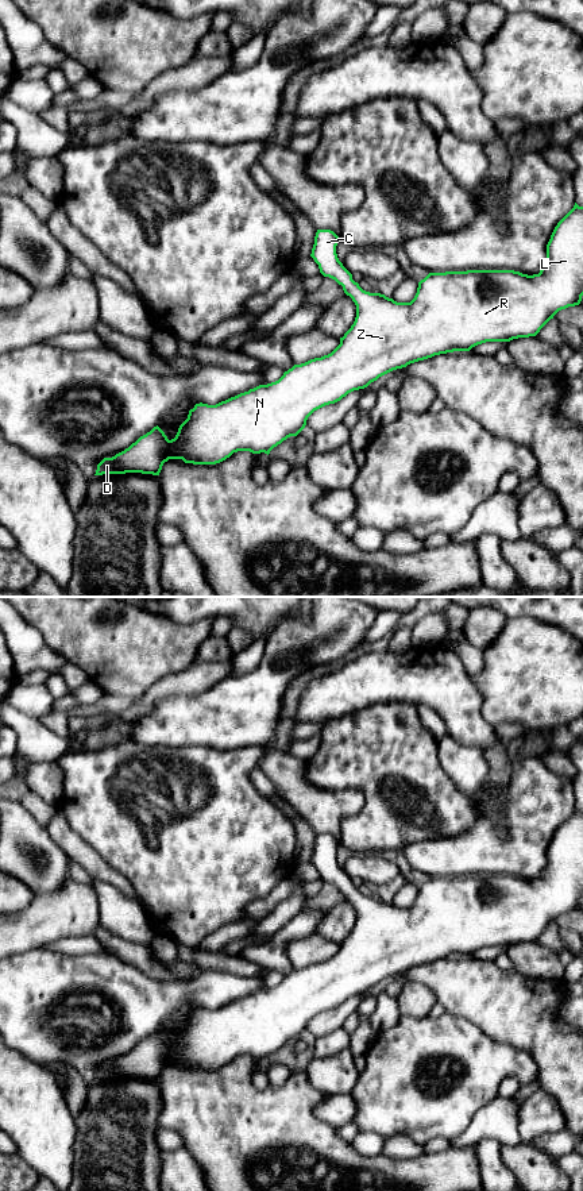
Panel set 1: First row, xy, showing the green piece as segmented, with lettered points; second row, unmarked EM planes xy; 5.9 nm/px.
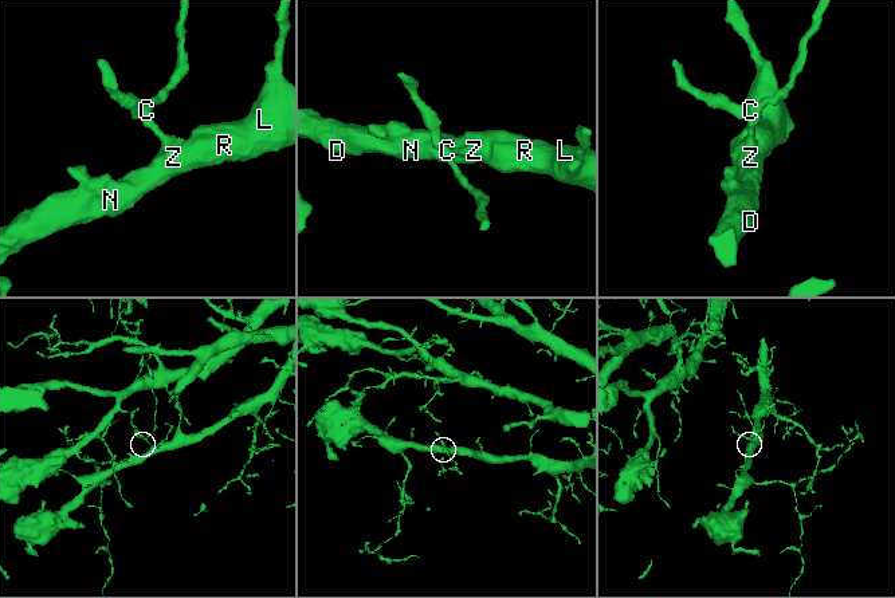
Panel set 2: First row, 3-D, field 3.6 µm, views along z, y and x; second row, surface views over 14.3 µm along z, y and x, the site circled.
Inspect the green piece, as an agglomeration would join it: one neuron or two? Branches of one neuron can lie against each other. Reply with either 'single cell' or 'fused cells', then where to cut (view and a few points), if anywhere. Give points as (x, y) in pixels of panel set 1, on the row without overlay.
single cell; no cut

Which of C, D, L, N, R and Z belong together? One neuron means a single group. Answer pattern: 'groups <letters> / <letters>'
groups C D L N R Z

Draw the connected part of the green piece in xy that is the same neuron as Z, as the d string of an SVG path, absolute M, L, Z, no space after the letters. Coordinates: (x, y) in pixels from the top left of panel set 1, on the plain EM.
M576 808L555 832L547 849L547 866L538 879L528 880L514 875L429 878L418 887L410 907L397 907L385 899L363 895L339 866L337 845L333 836L317 835L310 859L320 878L341 890L356 910L354 929L331 959L294 970L278 986L259 990L216 1010L196 1009L174 1044L169 1045L157 1030L124 1056L104 1063L94 1080L159 1080L169 1064L216 1069L238 1056L269 1060L283 1045L297 1041L314 1015L367 992L379 982L435 960L470 956L486 947L536 941L559 916L579 910L583 901L583 812Z

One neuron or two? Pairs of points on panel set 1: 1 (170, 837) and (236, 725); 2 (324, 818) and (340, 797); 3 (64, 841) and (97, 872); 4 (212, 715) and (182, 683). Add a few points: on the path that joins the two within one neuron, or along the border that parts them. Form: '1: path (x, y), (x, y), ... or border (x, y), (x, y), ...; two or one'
1: border (253, 744), (227, 750), (201, 746), (190, 747); two
2: path (324, 813), (335, 802); one
3: path (73, 845), (91, 863); one
4: border (221, 679), (201, 693), (174, 694), (163, 700); two

